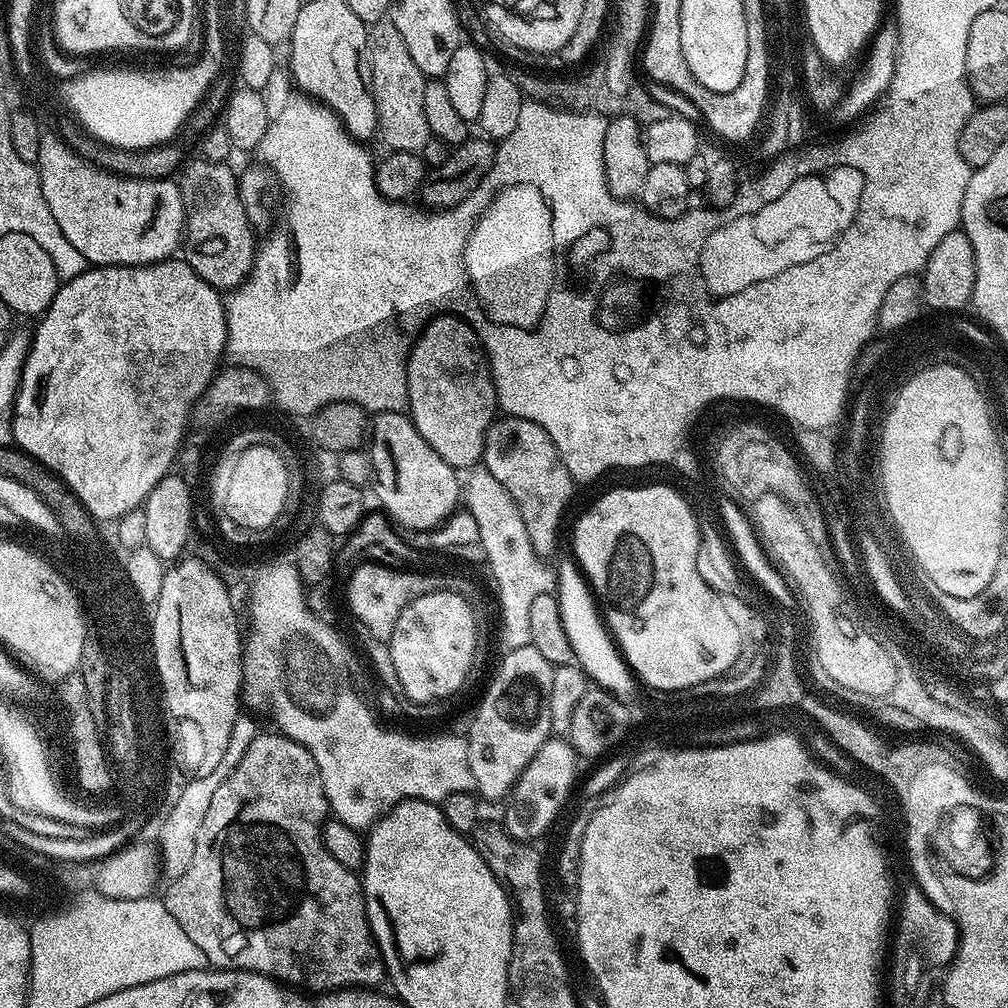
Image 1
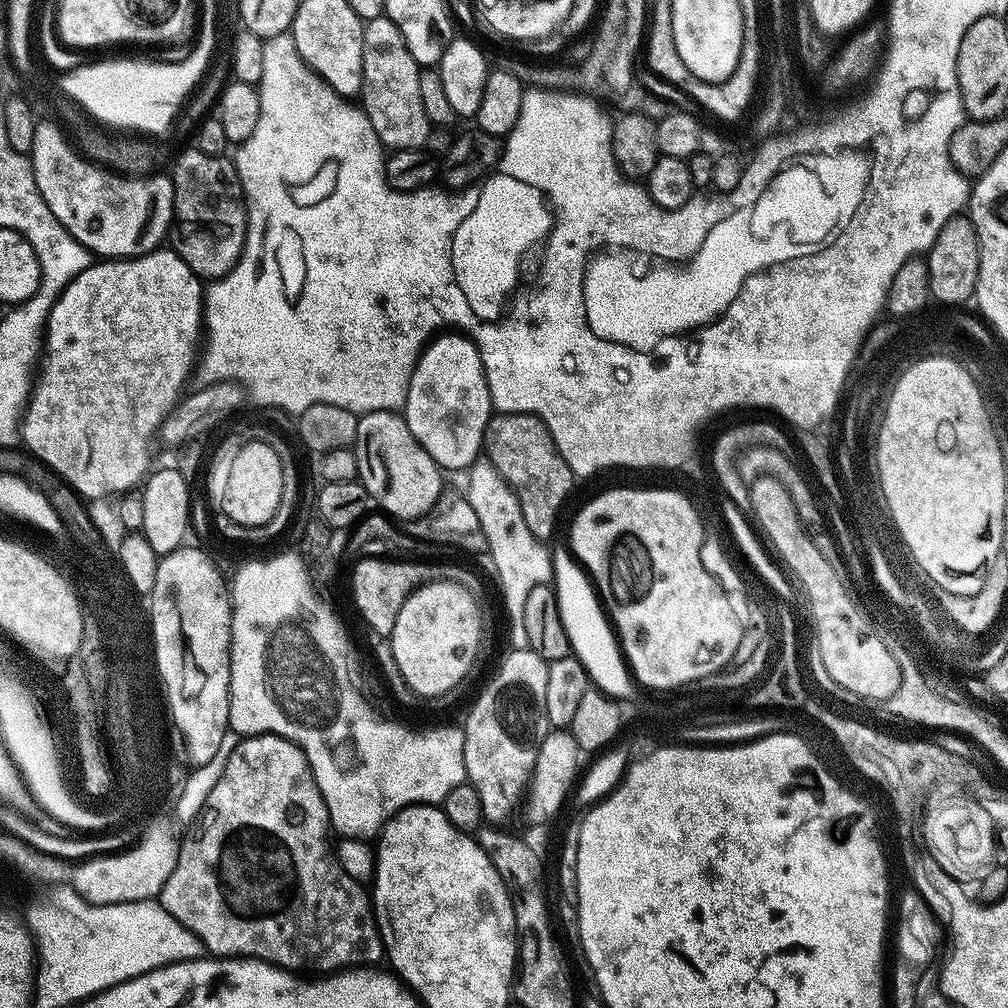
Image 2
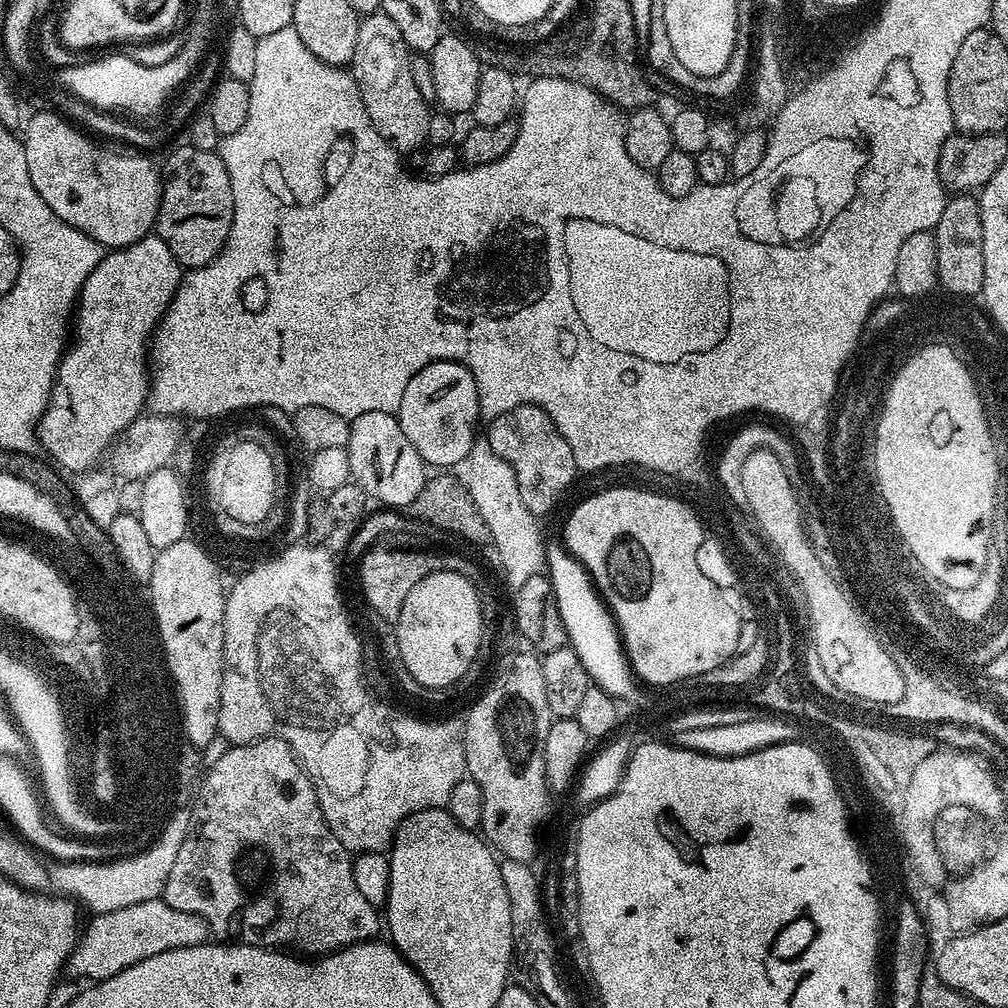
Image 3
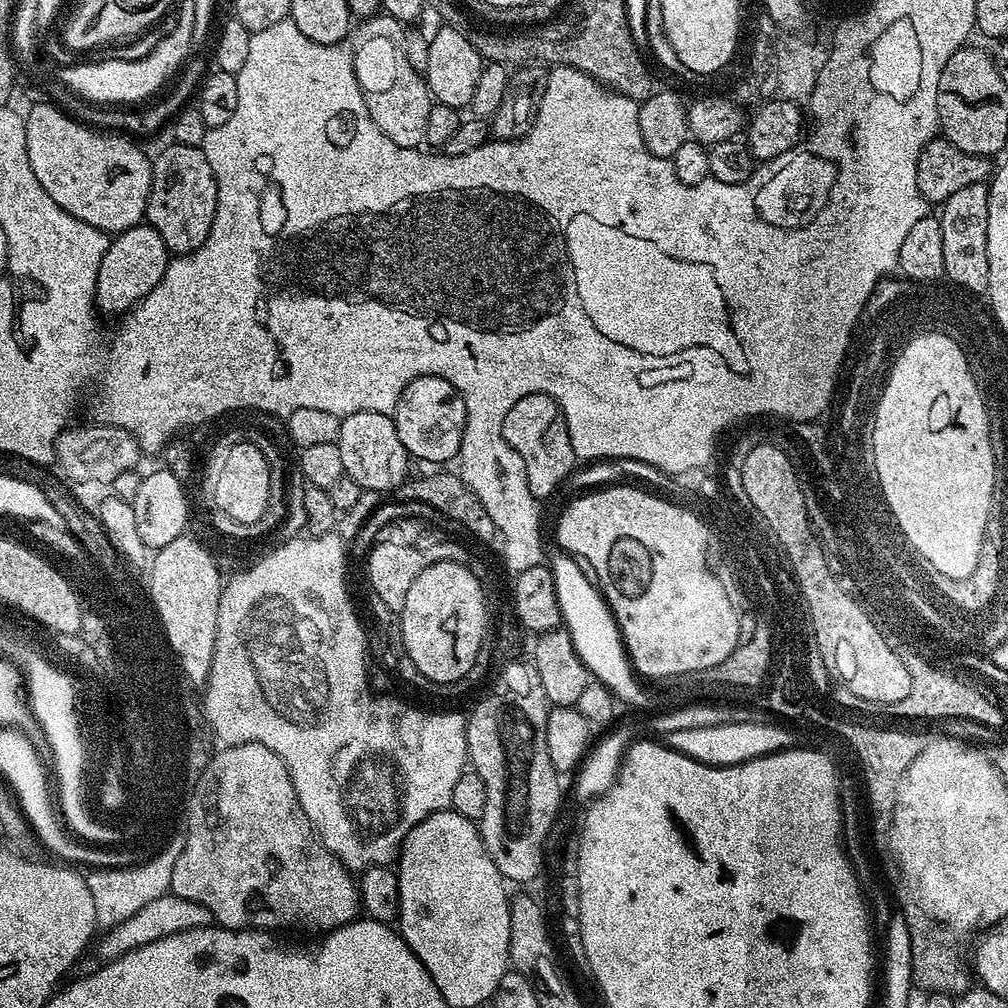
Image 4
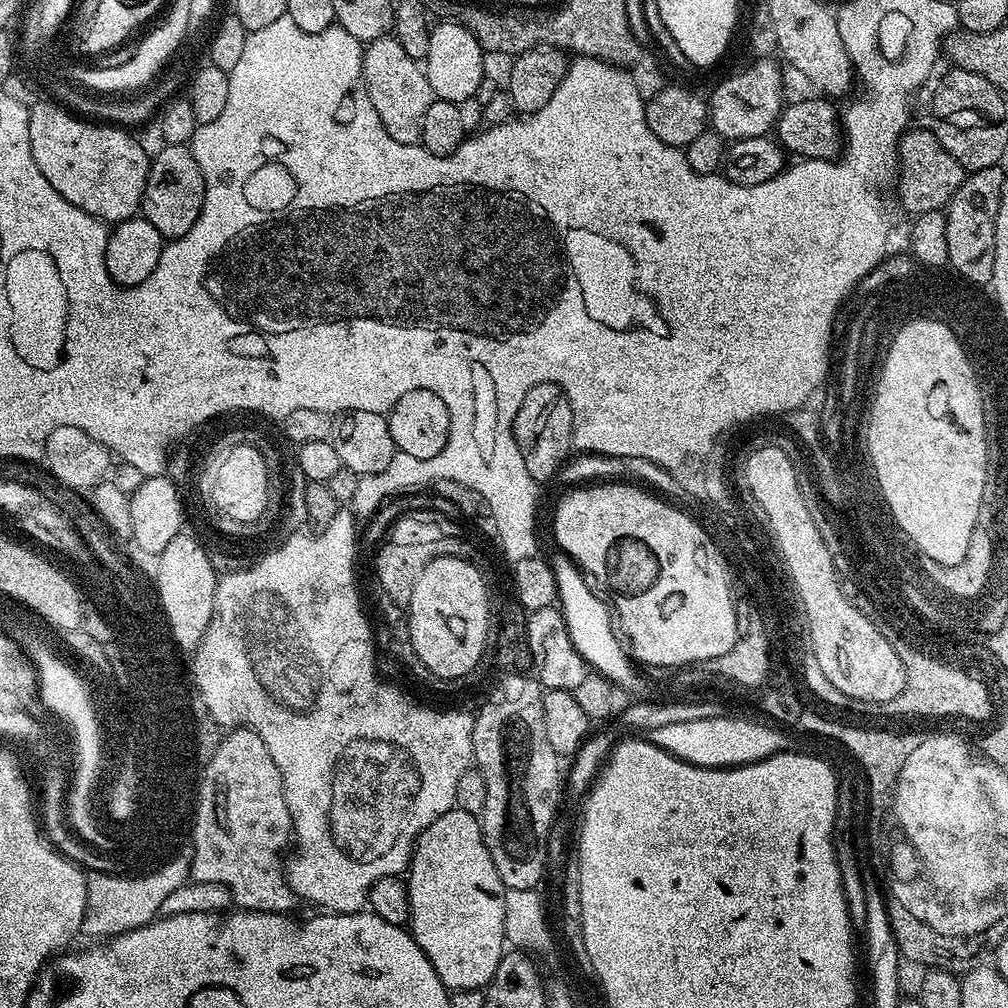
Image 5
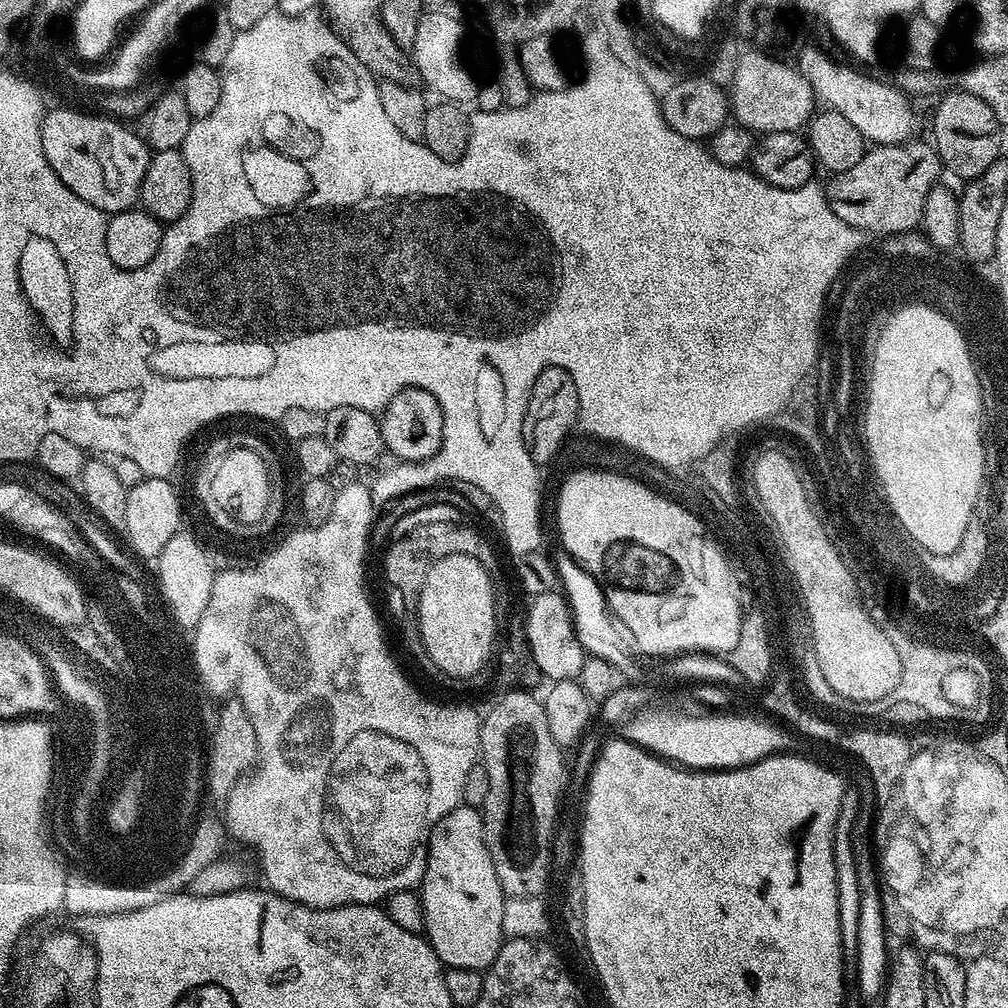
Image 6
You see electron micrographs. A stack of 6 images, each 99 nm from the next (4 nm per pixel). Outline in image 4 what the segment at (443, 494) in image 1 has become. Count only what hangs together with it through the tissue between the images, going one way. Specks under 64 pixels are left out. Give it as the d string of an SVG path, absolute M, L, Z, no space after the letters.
M359 412L343 417L340 433L336 439L338 450L342 450L344 475L358 482L361 490L373 494L399 489L409 479L410 457L402 438L398 438L396 421L387 412Z

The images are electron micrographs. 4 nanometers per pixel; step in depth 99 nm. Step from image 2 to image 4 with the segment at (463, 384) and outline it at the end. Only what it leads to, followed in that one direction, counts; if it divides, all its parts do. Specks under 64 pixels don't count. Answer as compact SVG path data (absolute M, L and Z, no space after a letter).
M423 376L414 378L410 386L402 390L394 413L398 438L406 446L409 457L425 460L432 466L444 466L447 460L455 461L460 455L460 443L466 426L464 399L446 378Z

